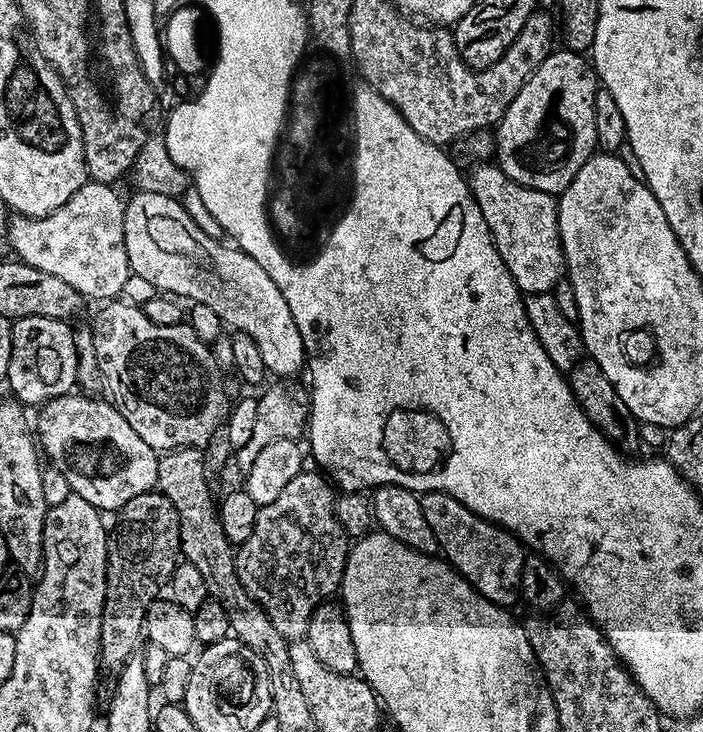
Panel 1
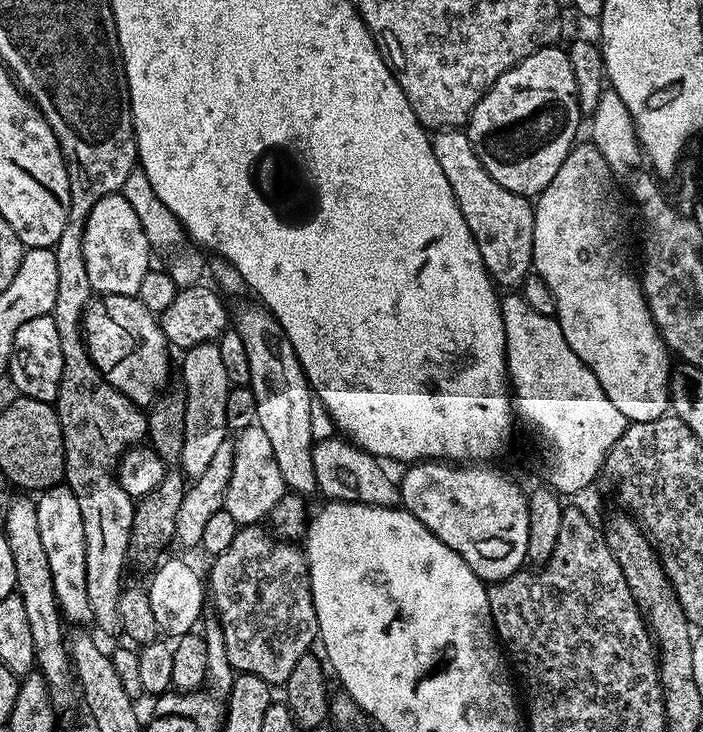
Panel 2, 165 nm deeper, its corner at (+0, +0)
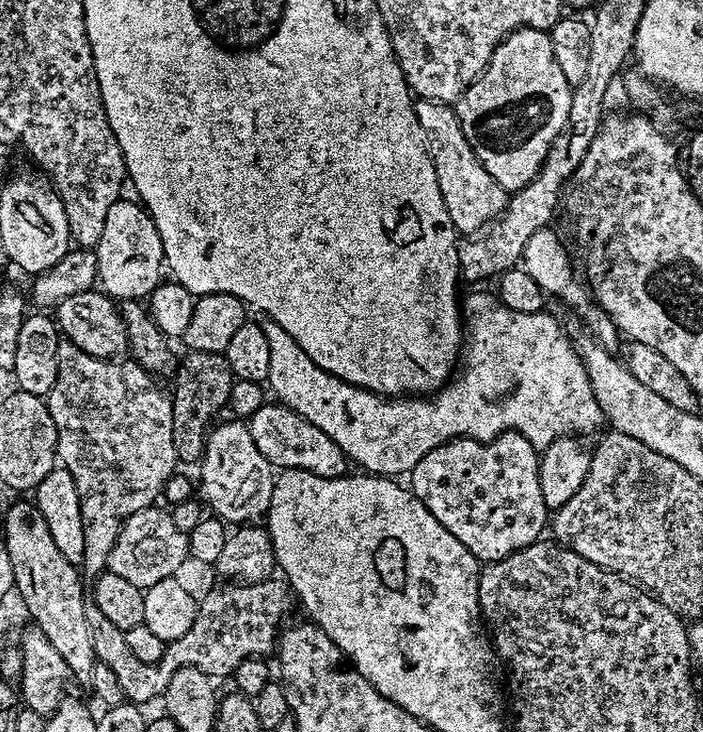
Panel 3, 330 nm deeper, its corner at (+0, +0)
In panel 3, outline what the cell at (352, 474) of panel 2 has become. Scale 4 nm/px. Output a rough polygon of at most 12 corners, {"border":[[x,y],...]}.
{"border":[[279,402],[247,417],[273,469],[349,471],[334,438]]}

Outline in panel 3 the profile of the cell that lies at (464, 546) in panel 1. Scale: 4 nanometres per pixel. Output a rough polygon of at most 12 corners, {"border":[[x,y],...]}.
{"border":[[447,440],[410,473],[481,562],[541,539],[538,449]]}

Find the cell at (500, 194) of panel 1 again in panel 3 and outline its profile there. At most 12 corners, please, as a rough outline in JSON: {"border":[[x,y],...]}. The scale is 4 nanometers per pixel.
{"border":[[415,105],[457,233],[479,233],[510,194],[490,178],[453,105]]}

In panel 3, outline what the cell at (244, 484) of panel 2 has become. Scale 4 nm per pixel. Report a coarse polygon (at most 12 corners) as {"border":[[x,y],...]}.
{"border":[[247,423],[207,433],[198,492],[225,522],[270,506],[274,469]]}

